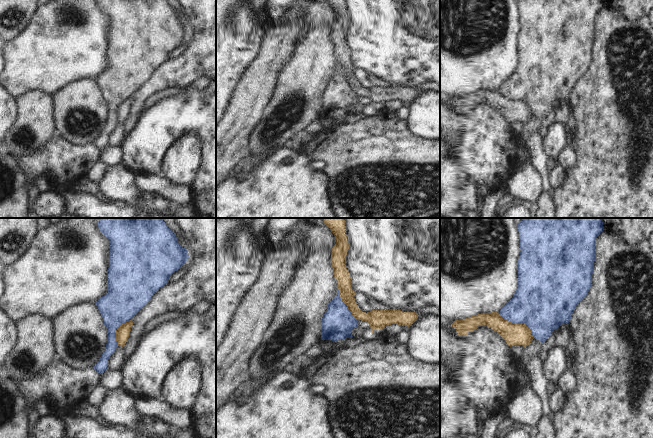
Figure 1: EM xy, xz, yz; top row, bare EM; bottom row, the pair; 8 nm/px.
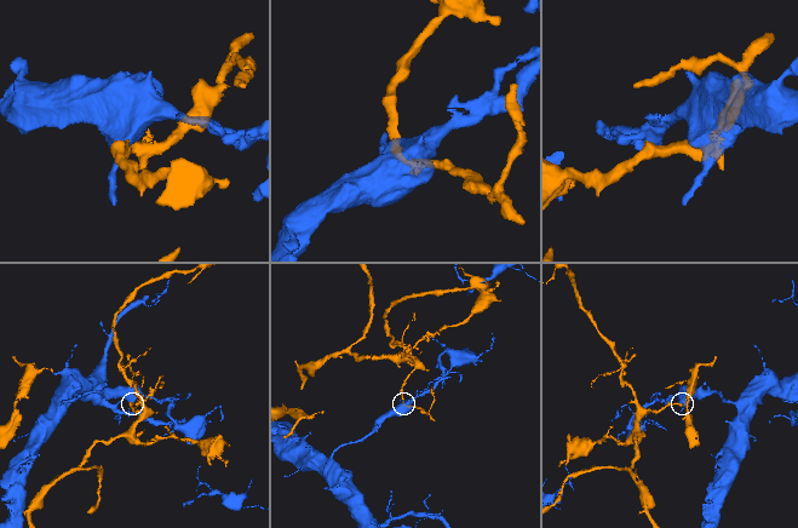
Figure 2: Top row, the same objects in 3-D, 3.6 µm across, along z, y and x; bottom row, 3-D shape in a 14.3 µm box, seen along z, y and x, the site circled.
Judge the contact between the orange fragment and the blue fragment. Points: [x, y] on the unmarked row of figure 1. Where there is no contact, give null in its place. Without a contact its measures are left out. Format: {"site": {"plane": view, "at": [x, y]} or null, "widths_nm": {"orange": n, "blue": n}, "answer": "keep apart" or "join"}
{"site": {"plane": "yz", "at": [518, 99]}, "widths_nm": {"orange": 180, "blue": 440}, "answer": "keep apart"}

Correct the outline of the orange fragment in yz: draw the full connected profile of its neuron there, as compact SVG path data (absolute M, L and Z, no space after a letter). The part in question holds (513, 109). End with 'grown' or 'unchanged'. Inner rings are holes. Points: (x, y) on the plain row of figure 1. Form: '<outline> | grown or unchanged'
M497 88L481 89L464 96L455 96L452 98L451 102L456 105L456 108L460 112L468 111L469 107L474 107L479 101L482 101L488 102L497 108L510 123L514 121L526 123L533 116L531 106L525 100L509 98L503 95Z | unchanged

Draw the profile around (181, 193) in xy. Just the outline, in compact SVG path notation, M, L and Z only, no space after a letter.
M137 173L135 184L141 191L156 192L169 202L182 204L193 198L191 186L170 182L162 174Z

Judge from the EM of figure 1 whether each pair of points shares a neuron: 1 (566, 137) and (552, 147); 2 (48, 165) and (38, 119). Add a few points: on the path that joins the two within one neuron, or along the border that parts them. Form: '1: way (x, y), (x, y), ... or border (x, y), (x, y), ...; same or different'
1: way (563, 137), (555, 144); same
2: border (52, 135), (38, 149), (23, 156); different

